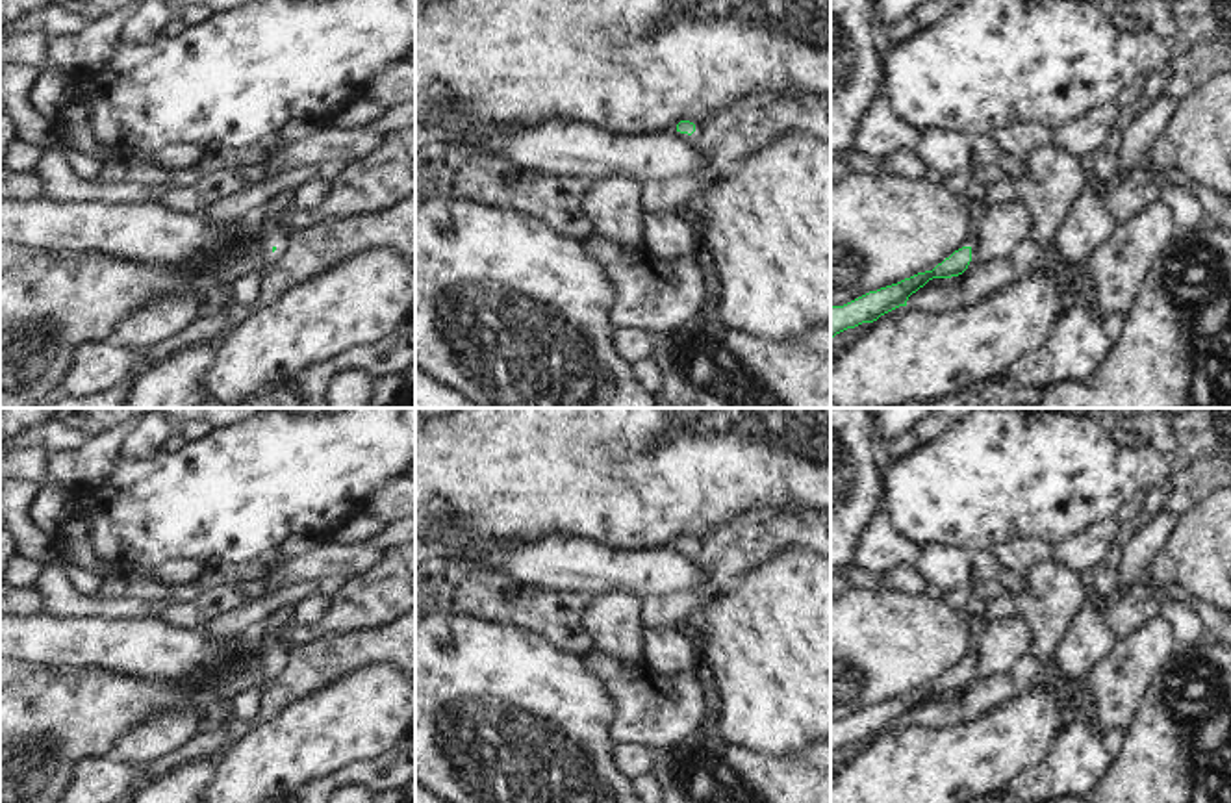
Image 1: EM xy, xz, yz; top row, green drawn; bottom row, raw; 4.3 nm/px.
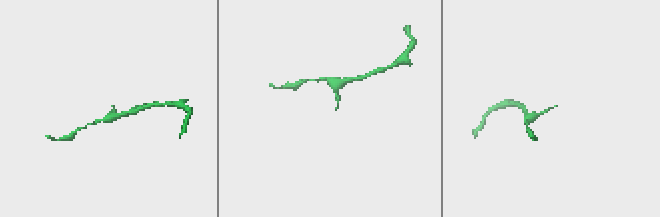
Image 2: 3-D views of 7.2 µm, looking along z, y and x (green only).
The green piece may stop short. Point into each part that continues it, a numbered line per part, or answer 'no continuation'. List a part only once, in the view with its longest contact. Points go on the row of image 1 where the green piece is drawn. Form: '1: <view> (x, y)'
no continuation

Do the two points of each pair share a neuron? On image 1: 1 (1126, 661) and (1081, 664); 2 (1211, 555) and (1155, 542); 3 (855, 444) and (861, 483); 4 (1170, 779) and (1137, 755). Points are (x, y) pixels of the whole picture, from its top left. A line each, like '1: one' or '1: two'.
1: two
2: two
3: one
4: one

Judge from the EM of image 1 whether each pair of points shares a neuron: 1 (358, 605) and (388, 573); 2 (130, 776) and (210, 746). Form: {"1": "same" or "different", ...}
{"1": "same", "2": "same"}

